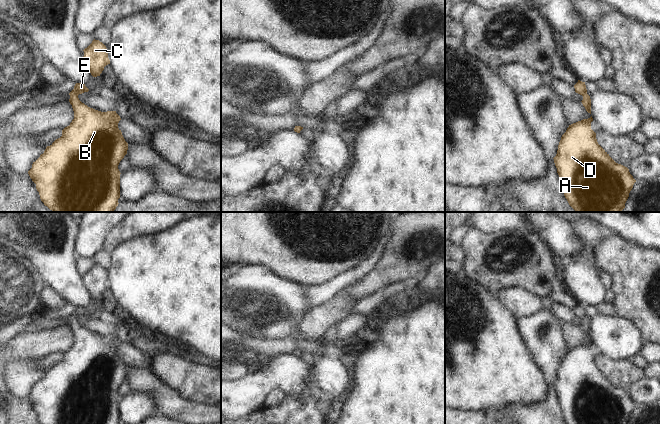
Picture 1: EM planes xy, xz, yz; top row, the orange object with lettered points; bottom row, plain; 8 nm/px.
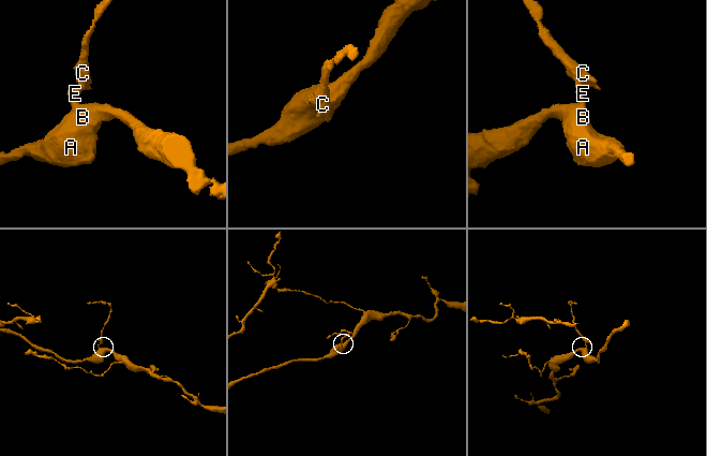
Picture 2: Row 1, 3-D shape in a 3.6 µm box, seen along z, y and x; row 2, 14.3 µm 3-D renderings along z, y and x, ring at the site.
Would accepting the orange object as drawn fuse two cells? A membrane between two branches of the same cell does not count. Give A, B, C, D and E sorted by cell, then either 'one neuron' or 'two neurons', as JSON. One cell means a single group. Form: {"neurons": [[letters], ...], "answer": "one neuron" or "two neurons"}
{"neurons": [["A", "B", "C", "D", "E"]], "answer": "one neuron"}

